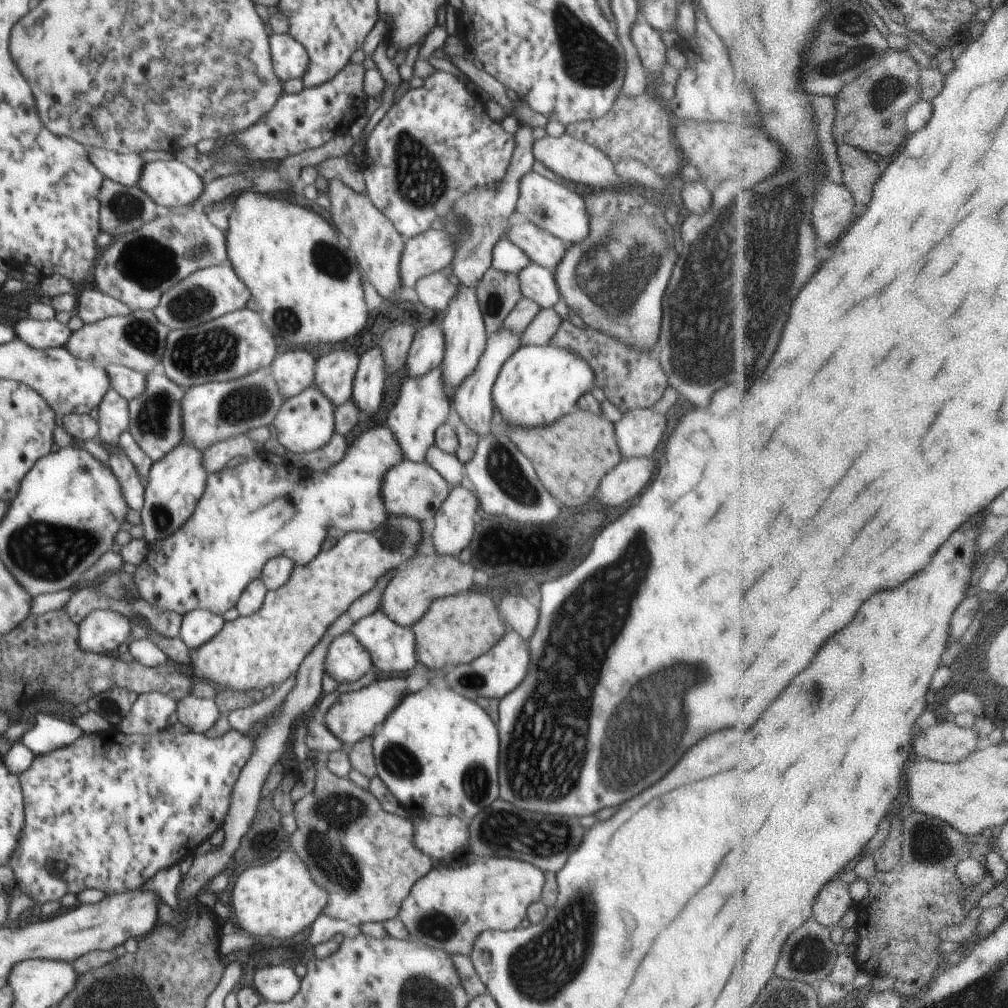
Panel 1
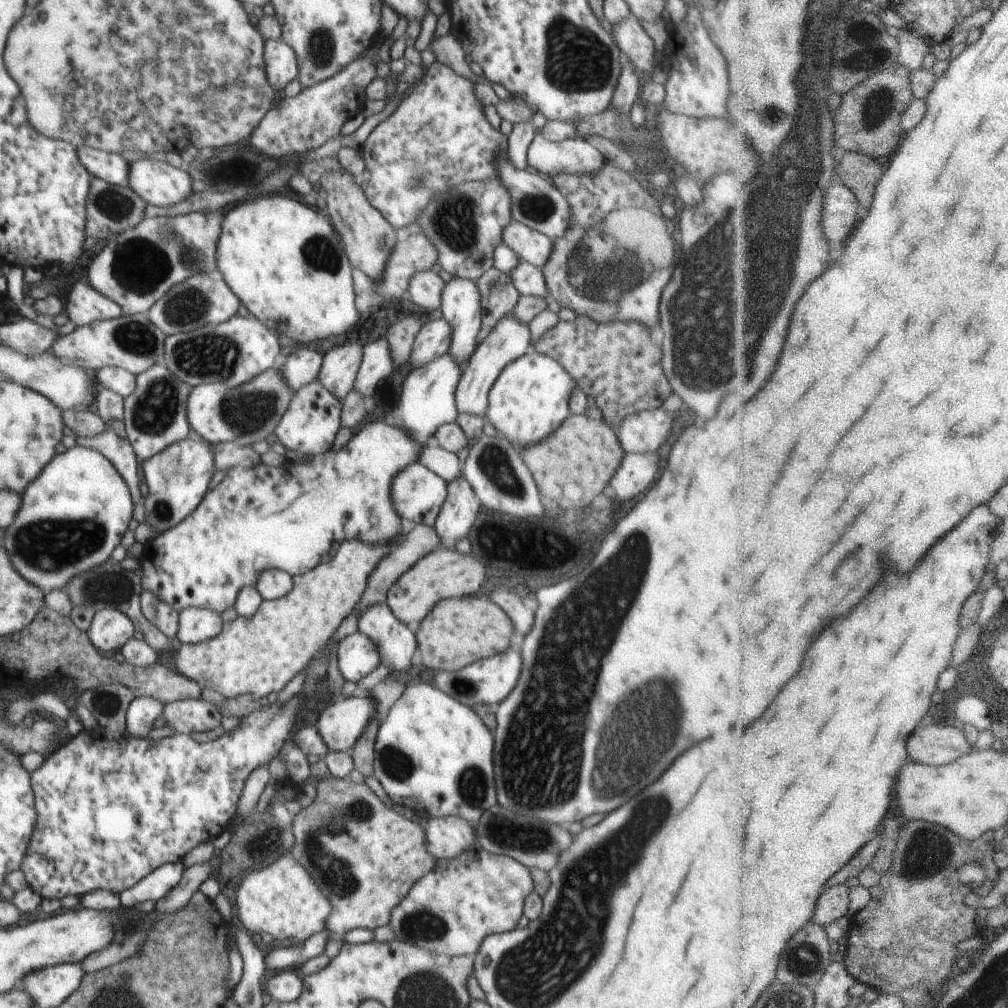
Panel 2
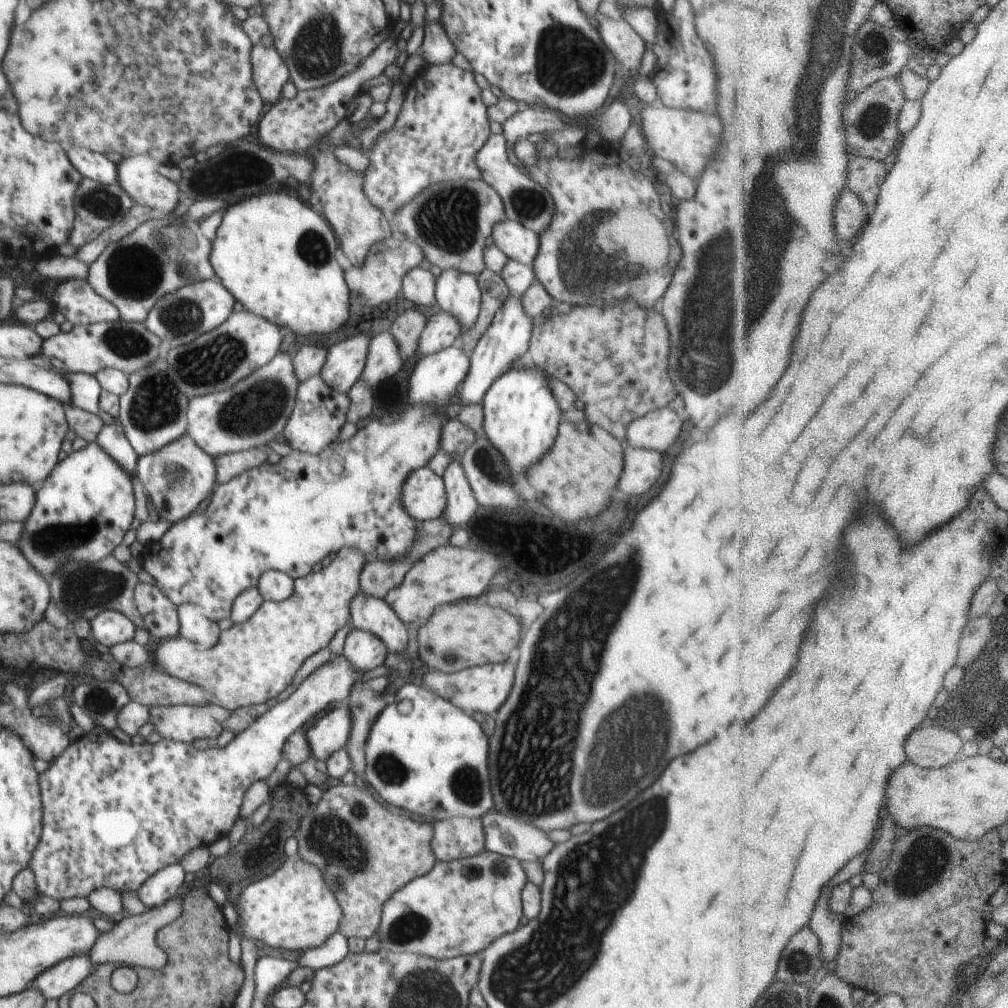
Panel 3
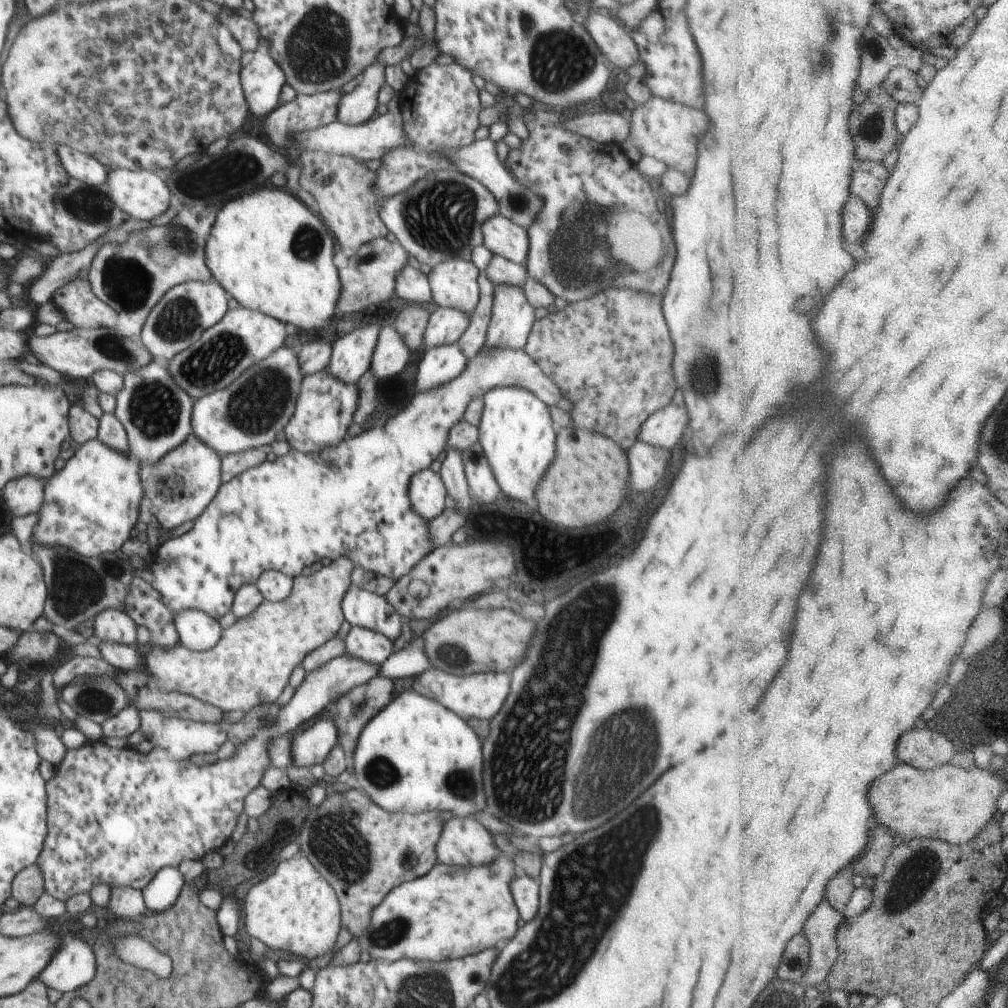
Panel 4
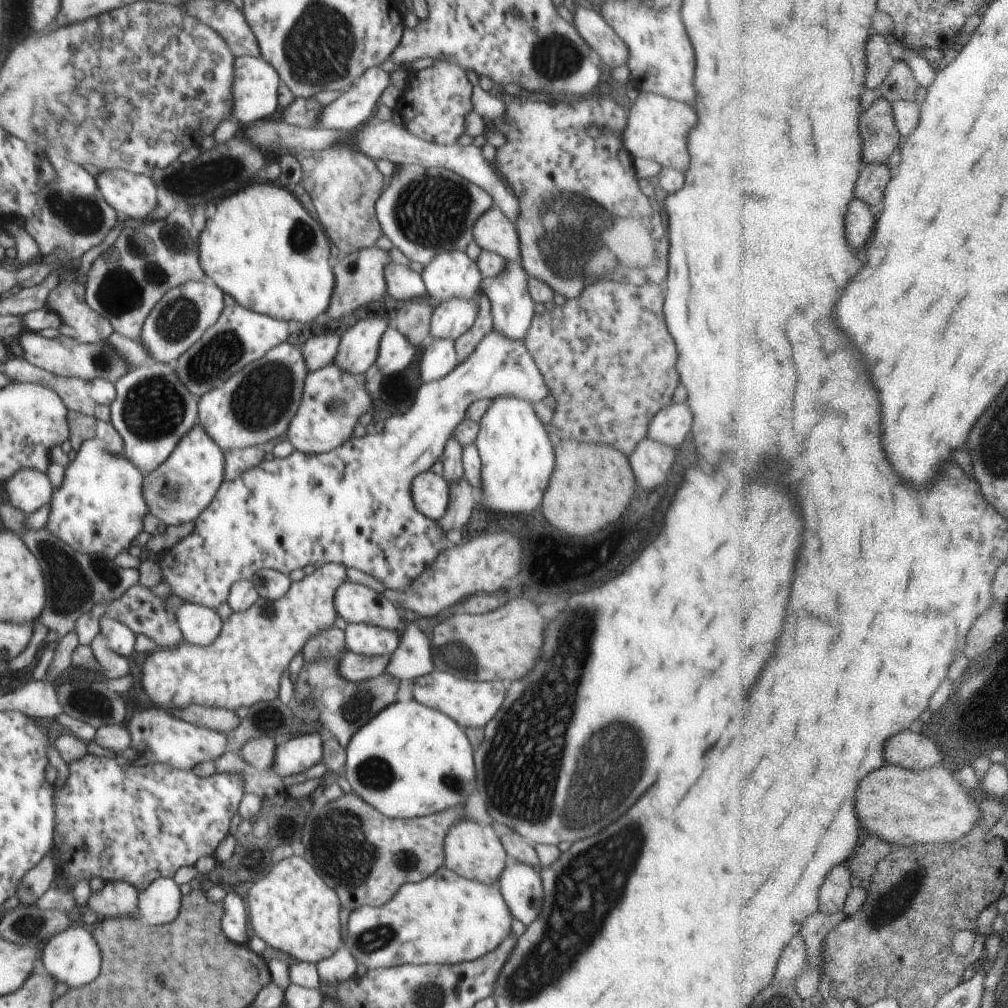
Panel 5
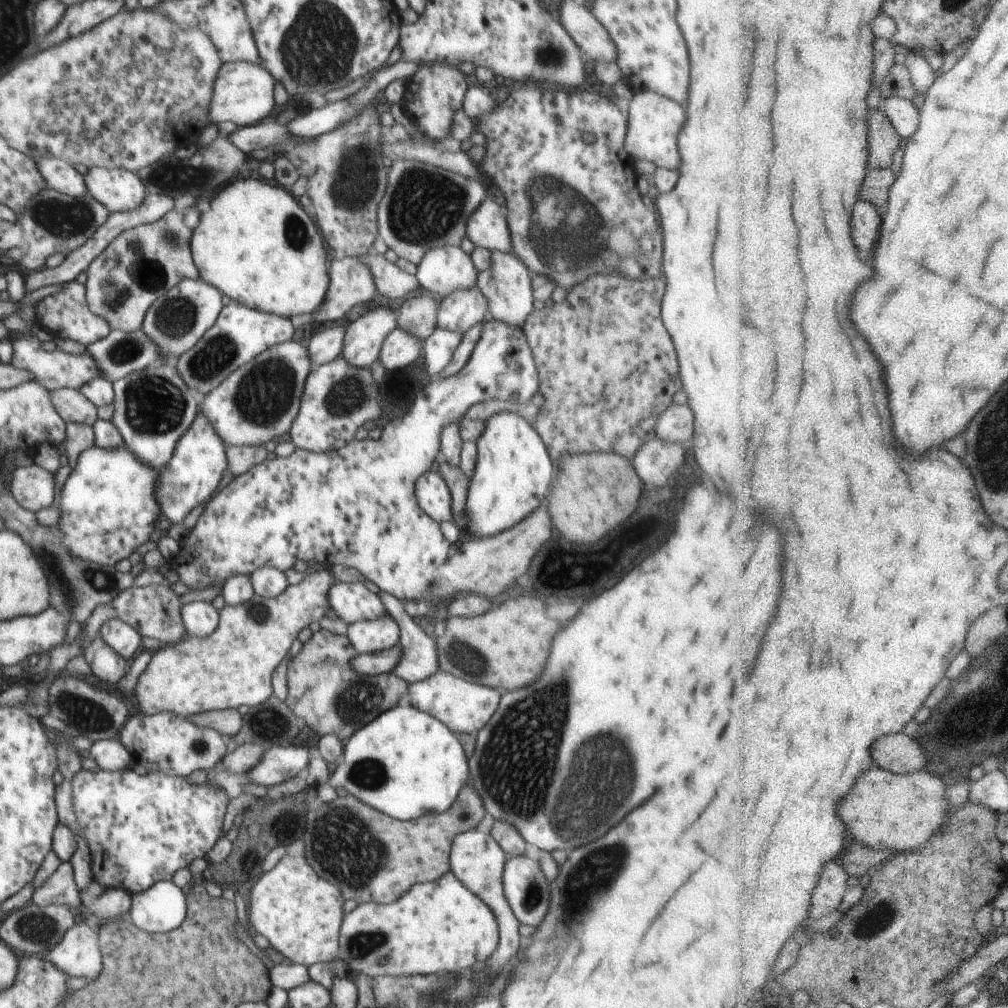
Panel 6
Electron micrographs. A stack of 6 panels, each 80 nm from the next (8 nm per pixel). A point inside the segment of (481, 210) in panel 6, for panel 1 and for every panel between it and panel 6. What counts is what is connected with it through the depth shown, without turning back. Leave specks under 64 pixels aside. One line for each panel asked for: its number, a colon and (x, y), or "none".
1: (542, 248)
2: (532, 246)
3: (517, 242)
4: (501, 236)
5: (492, 231)

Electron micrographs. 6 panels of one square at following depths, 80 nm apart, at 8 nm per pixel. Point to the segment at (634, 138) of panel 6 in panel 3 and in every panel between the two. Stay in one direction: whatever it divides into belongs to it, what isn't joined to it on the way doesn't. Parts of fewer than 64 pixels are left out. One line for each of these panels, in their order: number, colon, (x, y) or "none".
3: (686, 138)
4: (660, 128)
5: (657, 126)

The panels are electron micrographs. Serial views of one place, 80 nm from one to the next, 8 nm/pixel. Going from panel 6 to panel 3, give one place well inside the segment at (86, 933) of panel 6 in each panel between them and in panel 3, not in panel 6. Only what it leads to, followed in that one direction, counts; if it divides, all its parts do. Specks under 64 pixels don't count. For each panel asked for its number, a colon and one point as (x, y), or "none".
3: (65, 975)
4: (73, 965)
5: (73, 956)

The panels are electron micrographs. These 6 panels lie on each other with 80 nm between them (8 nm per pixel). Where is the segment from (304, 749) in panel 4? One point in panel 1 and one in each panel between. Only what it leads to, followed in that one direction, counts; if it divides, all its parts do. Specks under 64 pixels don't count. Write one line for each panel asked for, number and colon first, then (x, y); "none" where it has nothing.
1: (354, 716)
2: (339, 725)
3: (331, 732)

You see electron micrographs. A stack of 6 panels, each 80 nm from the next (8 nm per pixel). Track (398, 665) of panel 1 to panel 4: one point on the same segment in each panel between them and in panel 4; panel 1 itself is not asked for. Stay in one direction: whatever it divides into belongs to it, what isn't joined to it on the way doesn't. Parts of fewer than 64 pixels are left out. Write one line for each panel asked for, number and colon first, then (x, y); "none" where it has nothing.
2: (396, 644)
3: (368, 613)
4: (361, 607)

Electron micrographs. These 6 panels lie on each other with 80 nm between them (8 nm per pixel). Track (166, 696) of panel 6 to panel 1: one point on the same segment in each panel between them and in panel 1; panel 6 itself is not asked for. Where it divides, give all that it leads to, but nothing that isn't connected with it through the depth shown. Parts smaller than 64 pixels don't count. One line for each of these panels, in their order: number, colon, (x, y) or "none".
1: (250, 653)
2: (253, 657)
3: (253, 661)
4: (251, 664)
5: (242, 667)

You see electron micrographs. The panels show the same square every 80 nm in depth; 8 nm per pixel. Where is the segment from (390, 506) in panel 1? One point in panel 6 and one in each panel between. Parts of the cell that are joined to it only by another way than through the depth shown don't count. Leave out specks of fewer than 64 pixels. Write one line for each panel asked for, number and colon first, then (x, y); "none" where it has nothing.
2: (418, 494)
3: (424, 496)
4: (428, 496)
5: (430, 492)
6: (433, 495)

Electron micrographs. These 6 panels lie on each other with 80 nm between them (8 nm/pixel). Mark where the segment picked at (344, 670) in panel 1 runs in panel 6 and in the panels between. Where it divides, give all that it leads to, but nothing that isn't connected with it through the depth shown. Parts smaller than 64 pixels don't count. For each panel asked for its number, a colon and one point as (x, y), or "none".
2: (357, 655)
3: (365, 651)
4: (366, 644)
5: (369, 640)
6: (368, 636)

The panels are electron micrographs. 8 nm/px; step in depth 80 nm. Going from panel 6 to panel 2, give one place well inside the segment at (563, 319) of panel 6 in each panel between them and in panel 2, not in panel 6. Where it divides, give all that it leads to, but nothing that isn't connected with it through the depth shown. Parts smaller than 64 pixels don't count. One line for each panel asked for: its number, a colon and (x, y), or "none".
2: (618, 364)
3: (614, 357)
4: (611, 355)
5: (607, 356)

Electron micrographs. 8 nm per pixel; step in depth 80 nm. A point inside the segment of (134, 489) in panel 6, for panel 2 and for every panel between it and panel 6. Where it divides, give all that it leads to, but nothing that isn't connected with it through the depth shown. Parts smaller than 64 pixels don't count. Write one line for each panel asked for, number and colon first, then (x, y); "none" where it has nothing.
2: (74, 513)
3: (85, 507)
4: (90, 506)
5: (98, 510)

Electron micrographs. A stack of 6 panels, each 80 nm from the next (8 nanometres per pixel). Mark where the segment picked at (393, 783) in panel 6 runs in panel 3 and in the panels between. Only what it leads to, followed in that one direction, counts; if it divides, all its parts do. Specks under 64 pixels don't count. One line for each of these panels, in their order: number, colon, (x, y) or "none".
3: (421, 745)
4: (415, 756)
5: (409, 761)

